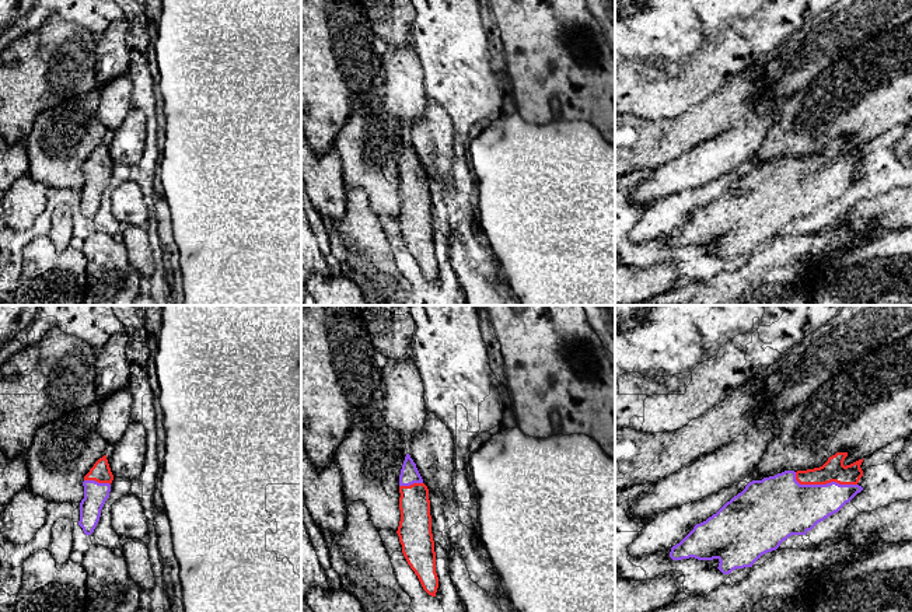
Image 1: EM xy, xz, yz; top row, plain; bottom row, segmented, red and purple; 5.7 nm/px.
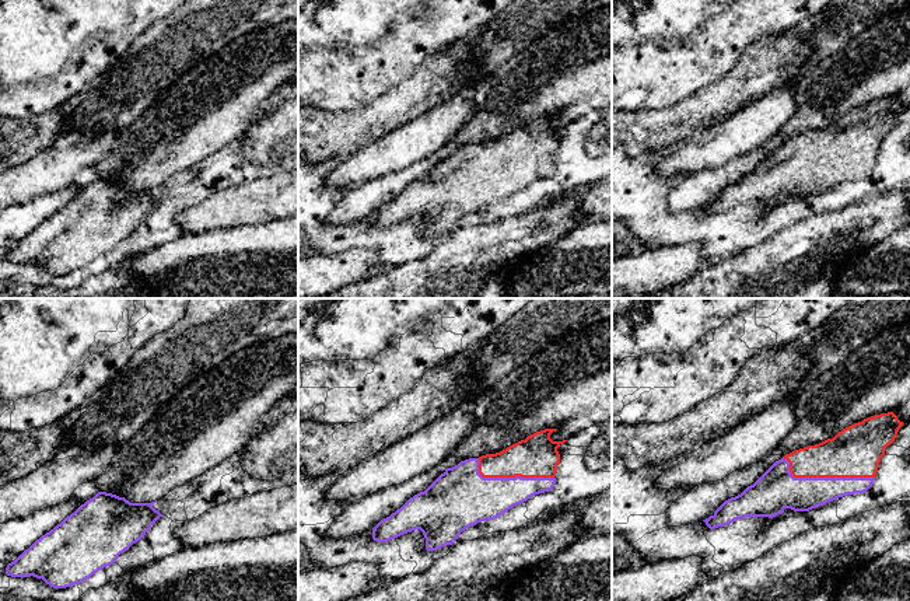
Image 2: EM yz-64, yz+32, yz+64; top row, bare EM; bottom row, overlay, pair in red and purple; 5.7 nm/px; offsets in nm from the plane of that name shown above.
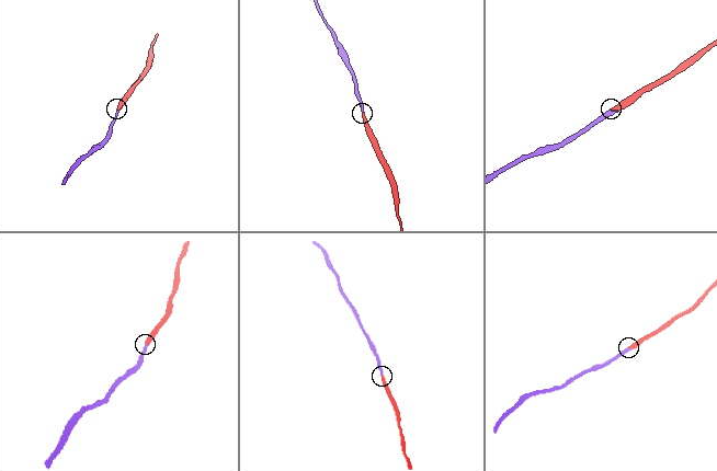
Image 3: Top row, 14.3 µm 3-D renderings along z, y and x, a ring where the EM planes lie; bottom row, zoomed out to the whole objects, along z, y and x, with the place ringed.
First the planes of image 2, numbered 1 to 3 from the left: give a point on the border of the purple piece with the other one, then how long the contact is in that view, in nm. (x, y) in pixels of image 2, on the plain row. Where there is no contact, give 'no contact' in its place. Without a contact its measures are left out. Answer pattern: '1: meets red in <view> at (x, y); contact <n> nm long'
1: no contact
2: meets red in yz+32 at (510, 163); contact 460 nm long
3: meets red in yz+64 at (825, 163); contact 550 nm long

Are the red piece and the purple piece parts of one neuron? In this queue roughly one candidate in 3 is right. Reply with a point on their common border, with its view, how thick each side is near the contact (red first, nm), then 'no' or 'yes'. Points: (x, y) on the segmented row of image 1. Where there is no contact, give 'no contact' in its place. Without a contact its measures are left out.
yz (823, 483) | 130/320 nm | yes

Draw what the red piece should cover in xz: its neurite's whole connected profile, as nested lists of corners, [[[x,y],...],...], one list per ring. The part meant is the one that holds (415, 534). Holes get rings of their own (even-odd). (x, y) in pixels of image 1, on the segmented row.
[[[406,454],[401,469],[399,493],[401,521],[396,534],[402,545],[402,553],[423,590],[436,597],[438,577],[436,573],[429,489],[409,454]]]

